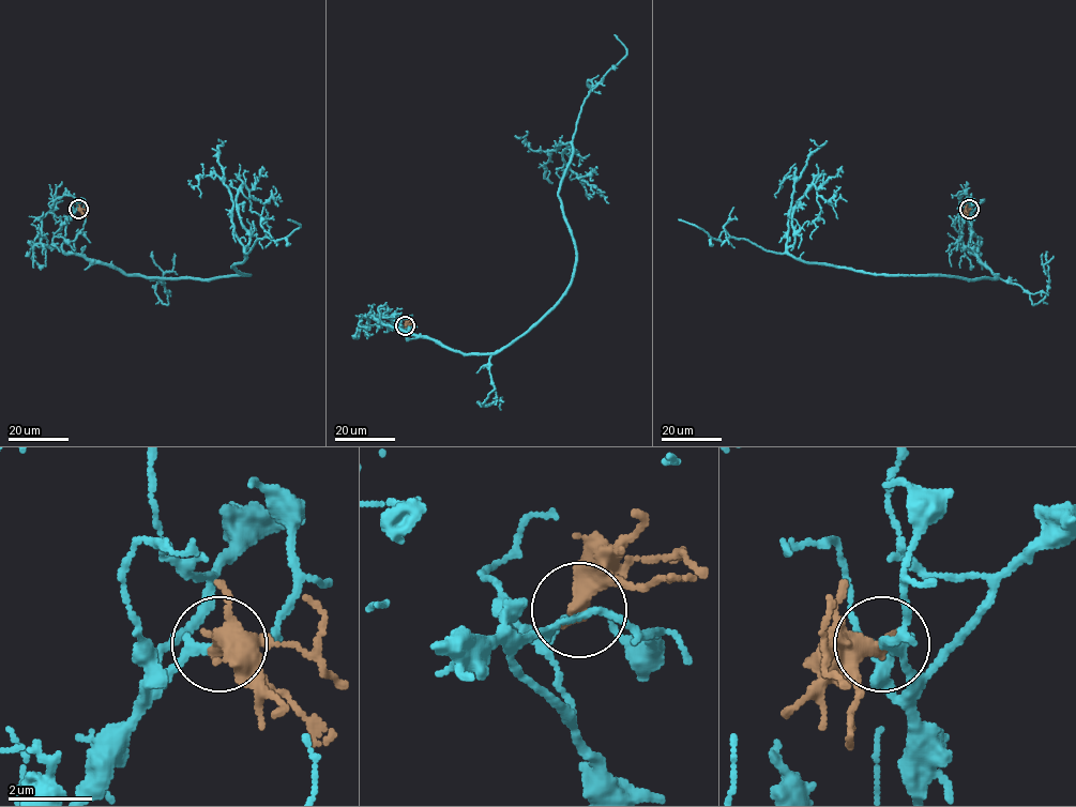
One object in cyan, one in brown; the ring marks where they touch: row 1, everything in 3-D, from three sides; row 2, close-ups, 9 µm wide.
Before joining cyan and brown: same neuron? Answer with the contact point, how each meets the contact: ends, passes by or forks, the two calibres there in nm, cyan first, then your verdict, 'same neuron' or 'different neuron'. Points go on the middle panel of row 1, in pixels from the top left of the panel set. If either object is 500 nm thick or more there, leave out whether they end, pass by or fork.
place (405, 325); cyan passes by; brown ends; calibres 160 and 460 nm; different neuron

